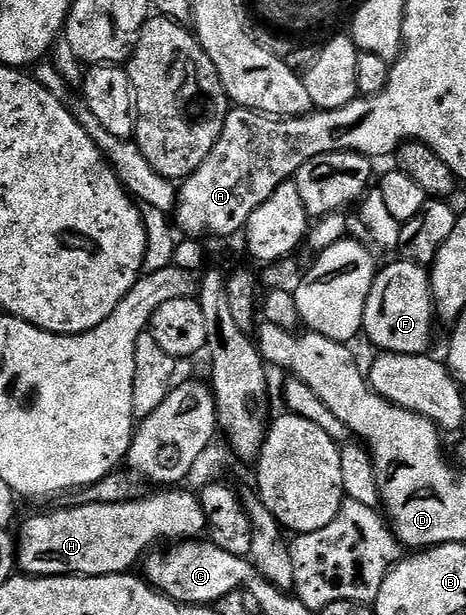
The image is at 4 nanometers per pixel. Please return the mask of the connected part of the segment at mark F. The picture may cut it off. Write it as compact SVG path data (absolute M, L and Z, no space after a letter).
M397 259L377 272L366 299L363 336L369 337L380 353L418 355L428 353L432 345L432 328L438 325L436 304L432 298L432 278L429 270L412 261Z

